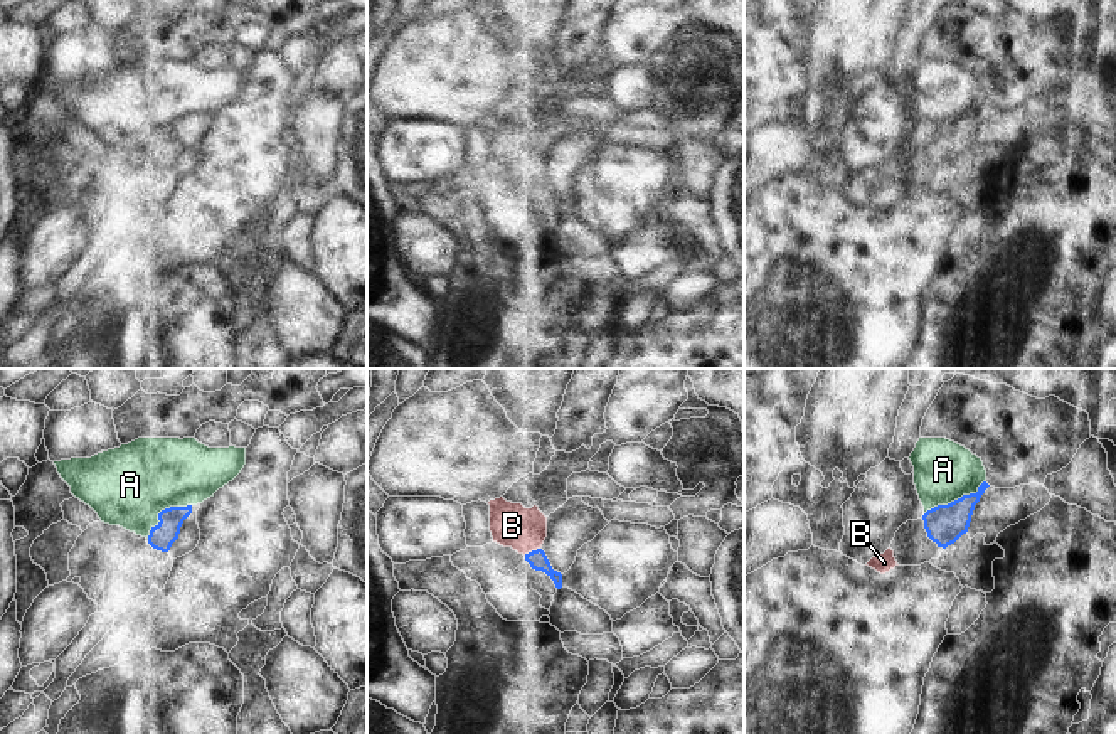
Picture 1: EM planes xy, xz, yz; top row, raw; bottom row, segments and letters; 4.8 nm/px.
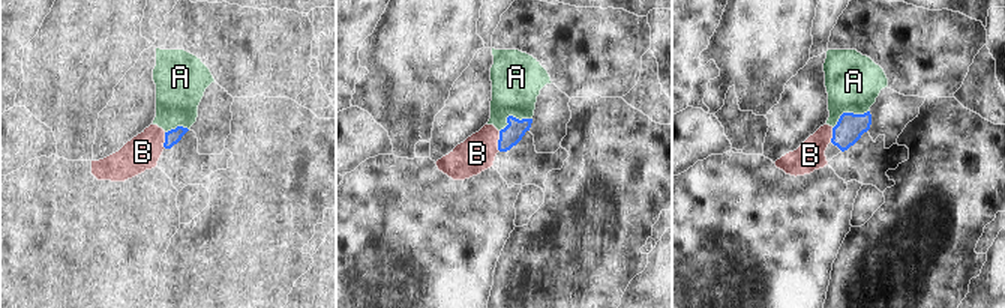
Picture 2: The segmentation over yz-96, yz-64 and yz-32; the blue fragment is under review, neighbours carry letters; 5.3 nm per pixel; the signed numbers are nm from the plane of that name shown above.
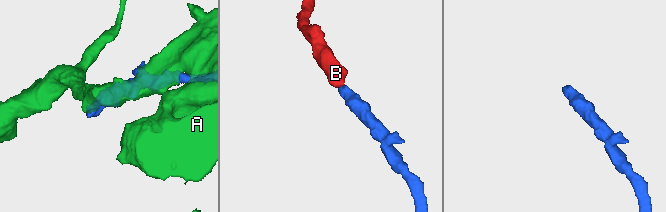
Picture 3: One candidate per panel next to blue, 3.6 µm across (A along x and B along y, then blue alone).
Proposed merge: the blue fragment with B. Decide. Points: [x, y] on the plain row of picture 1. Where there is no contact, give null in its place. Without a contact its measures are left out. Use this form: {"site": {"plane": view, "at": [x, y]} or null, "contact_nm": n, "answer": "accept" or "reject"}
{"site": {"plane": "xz", "at": [532, 174]}, "contact_nm": 90, "answer": "accept"}

